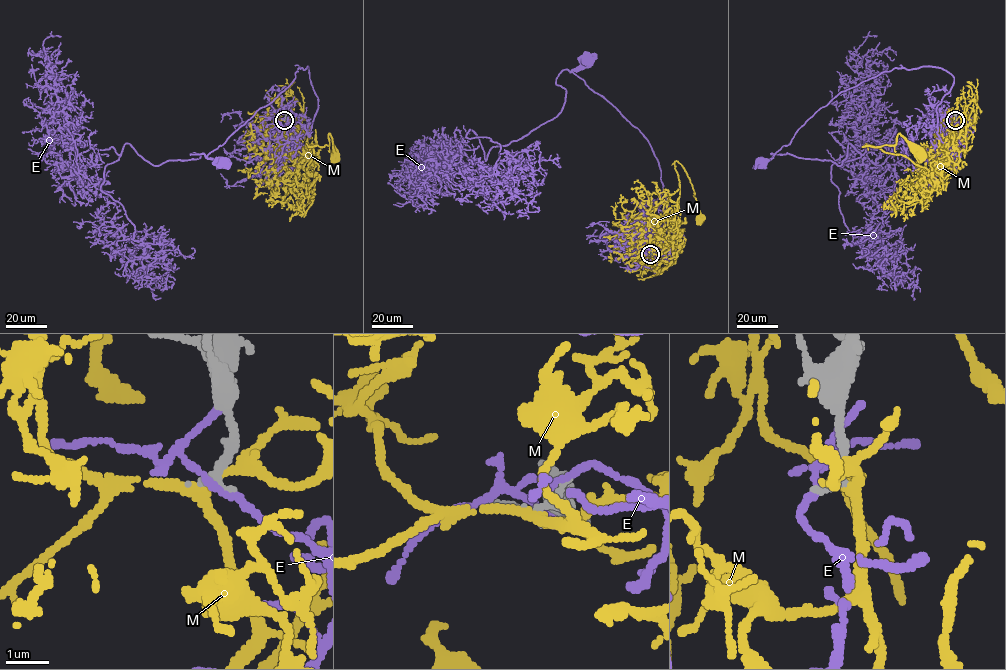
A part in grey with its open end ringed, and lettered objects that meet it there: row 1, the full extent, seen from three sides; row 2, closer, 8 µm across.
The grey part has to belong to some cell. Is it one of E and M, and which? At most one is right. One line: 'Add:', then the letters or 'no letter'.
Add: M

